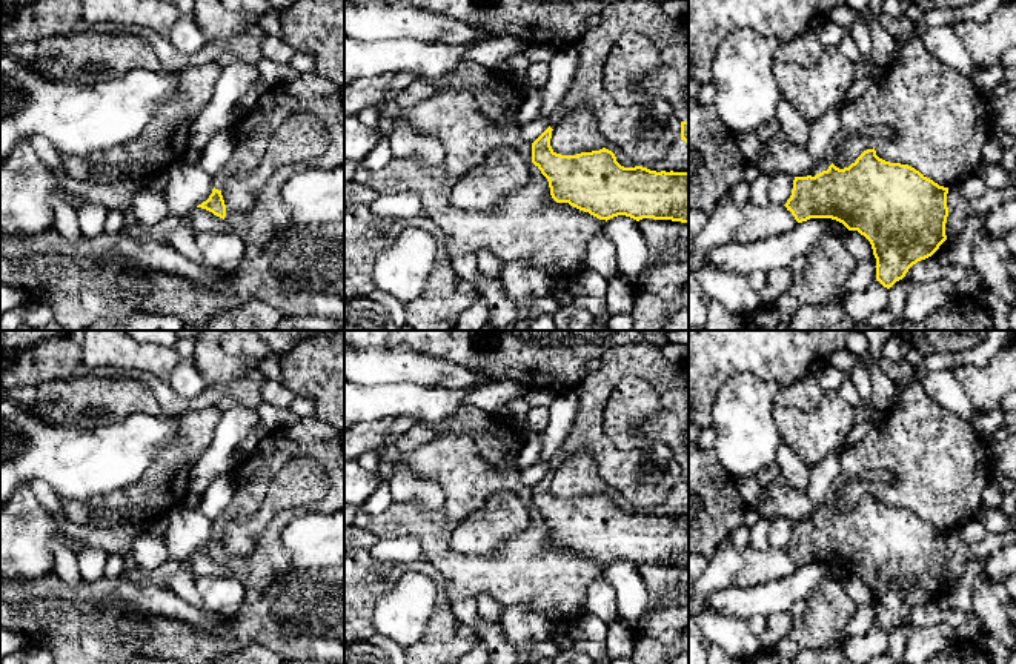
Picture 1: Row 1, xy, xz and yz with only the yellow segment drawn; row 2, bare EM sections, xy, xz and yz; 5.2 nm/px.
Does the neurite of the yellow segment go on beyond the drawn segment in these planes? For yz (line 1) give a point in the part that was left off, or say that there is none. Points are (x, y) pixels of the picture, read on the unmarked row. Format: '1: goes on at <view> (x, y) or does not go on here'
1: does not go on here

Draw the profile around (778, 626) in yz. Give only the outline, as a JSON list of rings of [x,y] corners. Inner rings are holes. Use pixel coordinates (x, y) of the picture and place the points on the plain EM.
[[[779,612],[767,616],[767,627],[758,636],[764,649],[775,649],[776,644],[790,632],[793,616],[790,612]]]

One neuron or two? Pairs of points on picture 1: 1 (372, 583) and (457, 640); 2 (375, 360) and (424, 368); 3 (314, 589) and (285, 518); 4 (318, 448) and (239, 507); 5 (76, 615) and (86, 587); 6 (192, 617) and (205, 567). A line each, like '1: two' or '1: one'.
1: one
2: one
3: two
4: one
5: two
6: two

